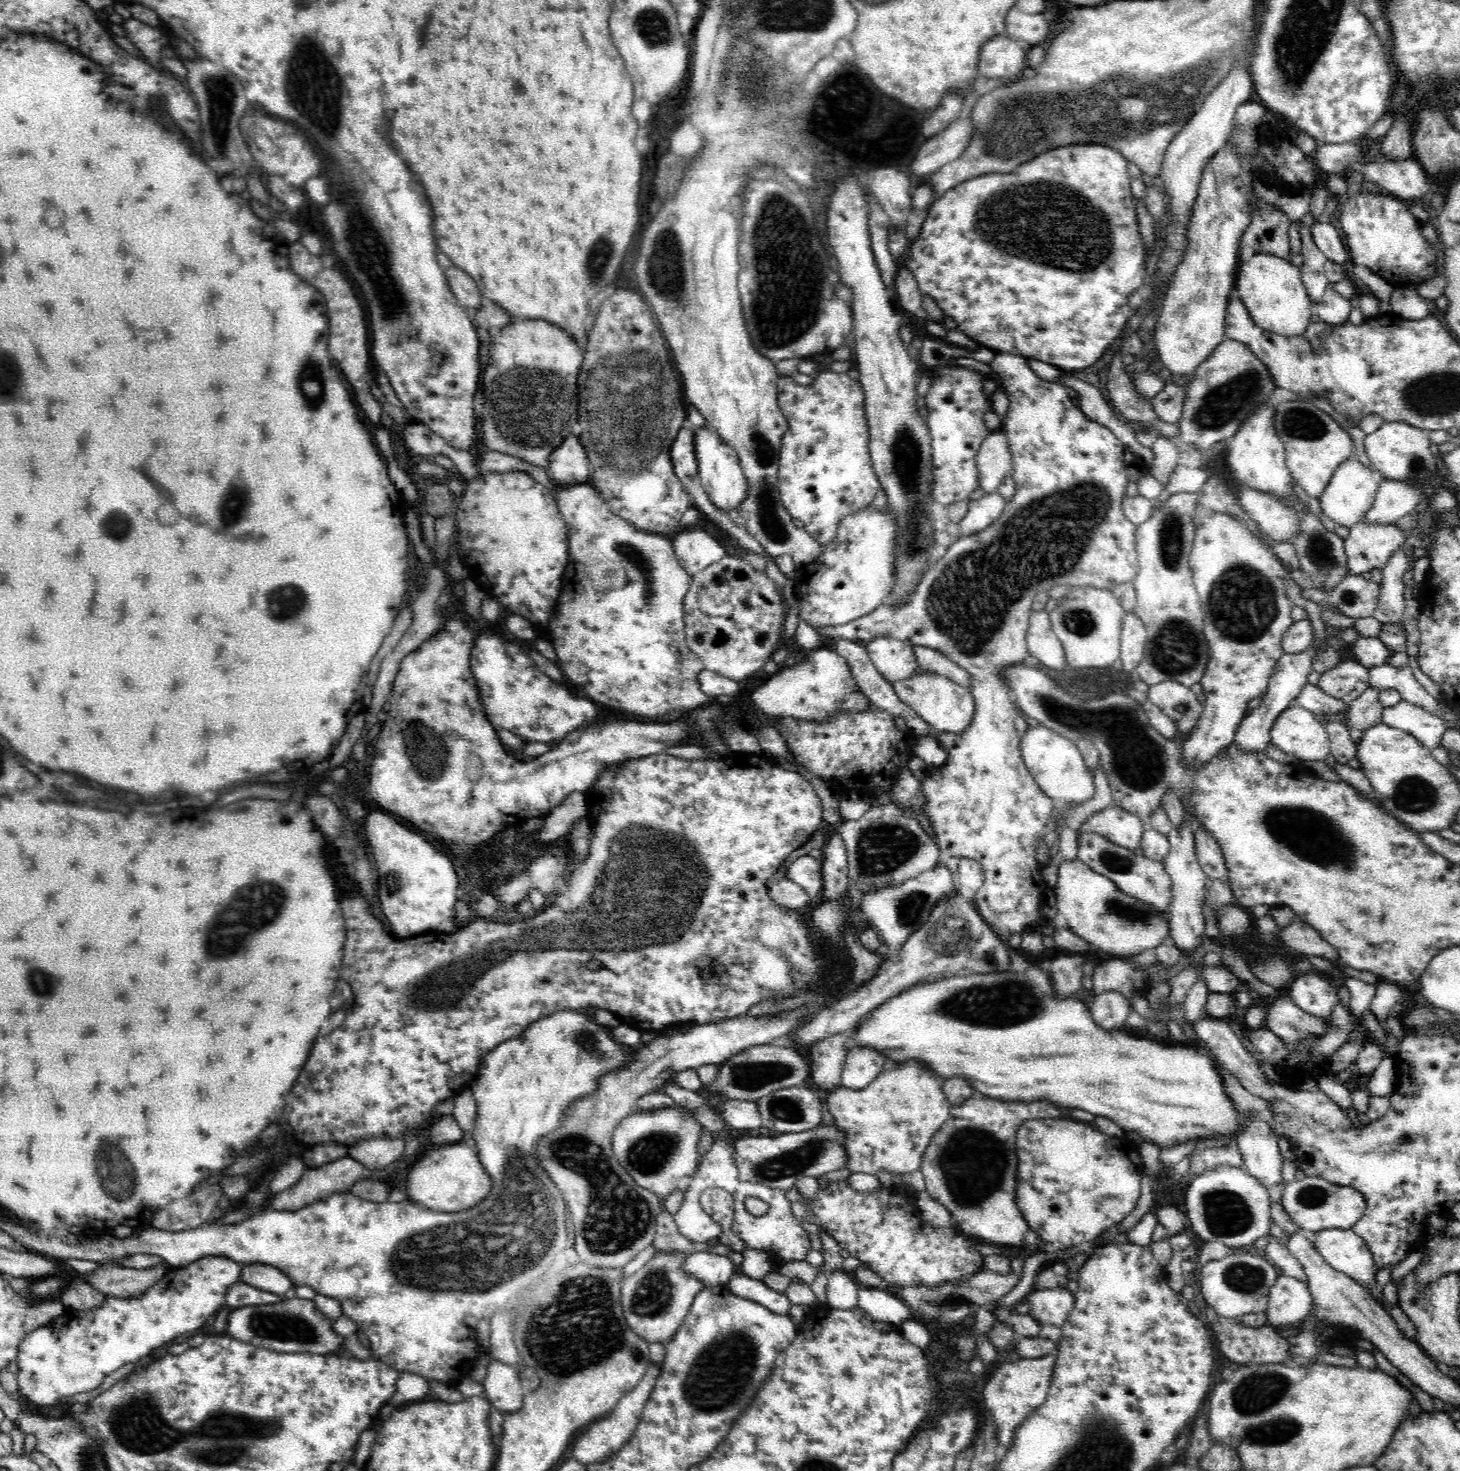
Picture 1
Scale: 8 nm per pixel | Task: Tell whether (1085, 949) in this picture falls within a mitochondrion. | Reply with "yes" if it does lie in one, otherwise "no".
no

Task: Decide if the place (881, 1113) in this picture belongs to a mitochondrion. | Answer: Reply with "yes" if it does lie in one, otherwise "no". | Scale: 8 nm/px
no

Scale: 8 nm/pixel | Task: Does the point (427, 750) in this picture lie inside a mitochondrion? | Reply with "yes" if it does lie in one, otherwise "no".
yes

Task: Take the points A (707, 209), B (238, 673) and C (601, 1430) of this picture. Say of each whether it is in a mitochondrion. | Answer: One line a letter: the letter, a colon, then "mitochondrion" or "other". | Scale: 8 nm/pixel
A: other
B: other
C: other

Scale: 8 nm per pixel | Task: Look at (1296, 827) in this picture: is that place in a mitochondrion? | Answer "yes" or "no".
yes

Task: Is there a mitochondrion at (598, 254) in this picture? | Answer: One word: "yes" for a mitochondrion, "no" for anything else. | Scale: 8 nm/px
yes

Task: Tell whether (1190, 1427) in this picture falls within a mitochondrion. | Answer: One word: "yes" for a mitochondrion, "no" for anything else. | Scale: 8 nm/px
no

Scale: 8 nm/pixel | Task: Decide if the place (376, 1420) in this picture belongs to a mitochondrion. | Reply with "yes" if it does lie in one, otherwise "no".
no

